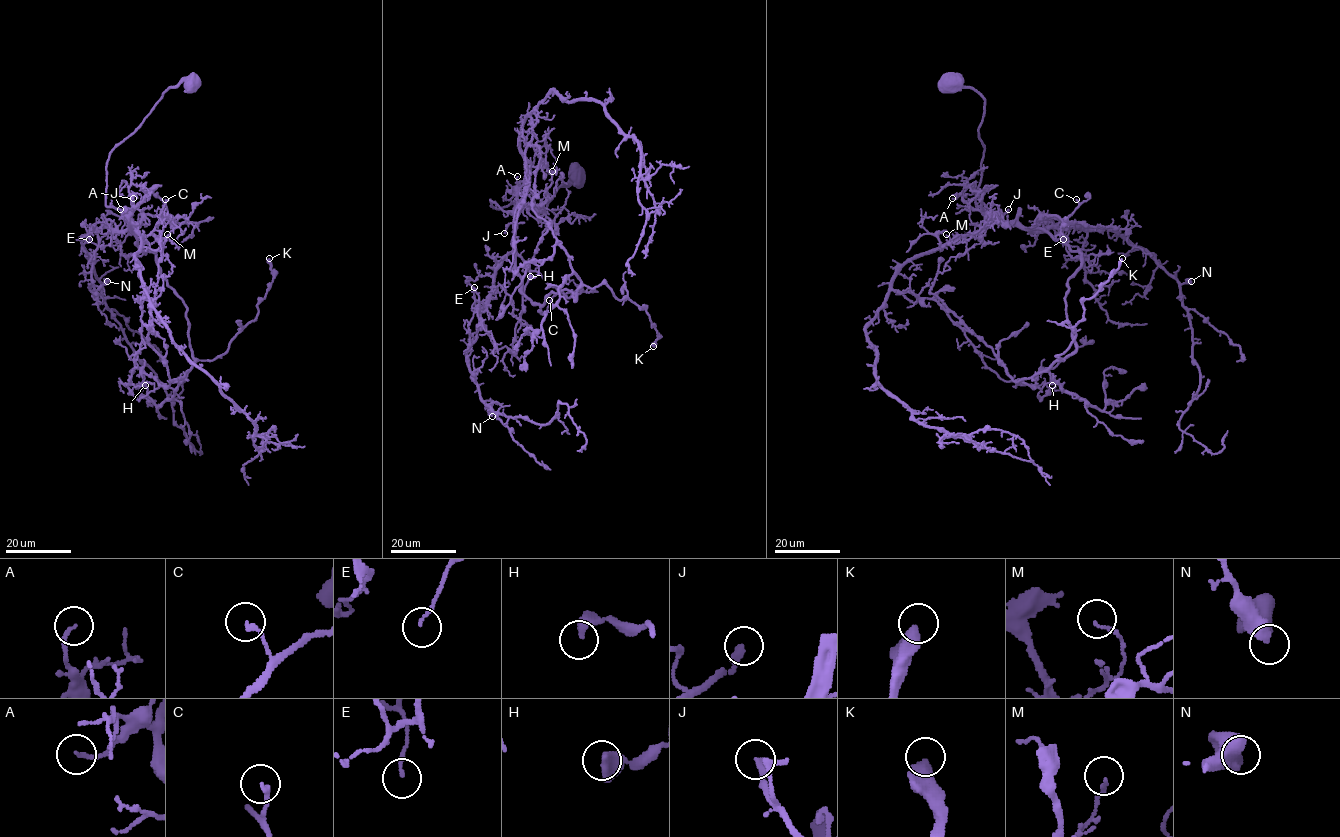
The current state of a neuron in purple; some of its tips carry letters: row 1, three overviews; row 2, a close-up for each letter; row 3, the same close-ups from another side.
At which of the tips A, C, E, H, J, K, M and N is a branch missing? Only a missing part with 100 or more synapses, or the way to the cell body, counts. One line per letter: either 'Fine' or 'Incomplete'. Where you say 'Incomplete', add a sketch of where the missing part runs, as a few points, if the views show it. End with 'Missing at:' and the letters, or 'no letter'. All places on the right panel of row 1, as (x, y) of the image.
A: Fine
C: Fine
E: Fine
H: Fine
J: Fine
K: Fine
M: Fine
N: Fine
Missing at: no letter

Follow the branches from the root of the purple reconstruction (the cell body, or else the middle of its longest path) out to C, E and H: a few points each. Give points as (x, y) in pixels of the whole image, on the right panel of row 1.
C: (949, 82), (972, 88), (985, 101), (976, 205), (990, 220), (1025, 227), (1045, 215), (1064, 220), (1076, 199)
E: (949, 82), (972, 88), (985, 101), (976, 205), (990, 220), (1029, 230), (1076, 222), (1063, 239)
H: (949, 82), (985, 101), (976, 205), (1081, 254), (1065, 298), (1076, 350), (1020, 380), (1052, 385)

